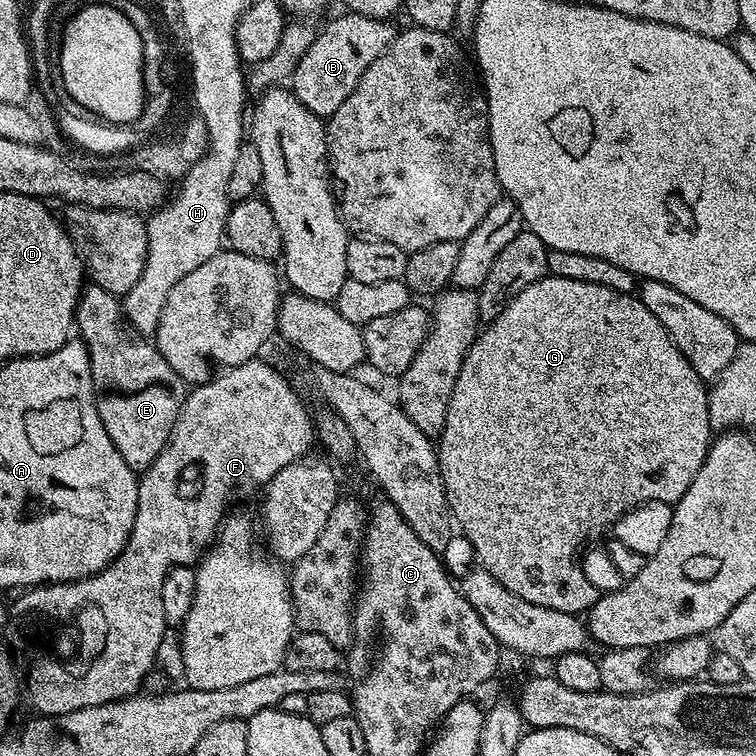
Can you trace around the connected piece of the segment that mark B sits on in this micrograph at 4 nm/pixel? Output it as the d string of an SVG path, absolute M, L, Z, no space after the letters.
M345 11L343 15L317 31L310 50L302 54L290 77L290 90L298 102L321 118L332 116L334 110L346 102L364 71L374 62L374 58L382 55L398 31L391 19L366 17L352 11Z

